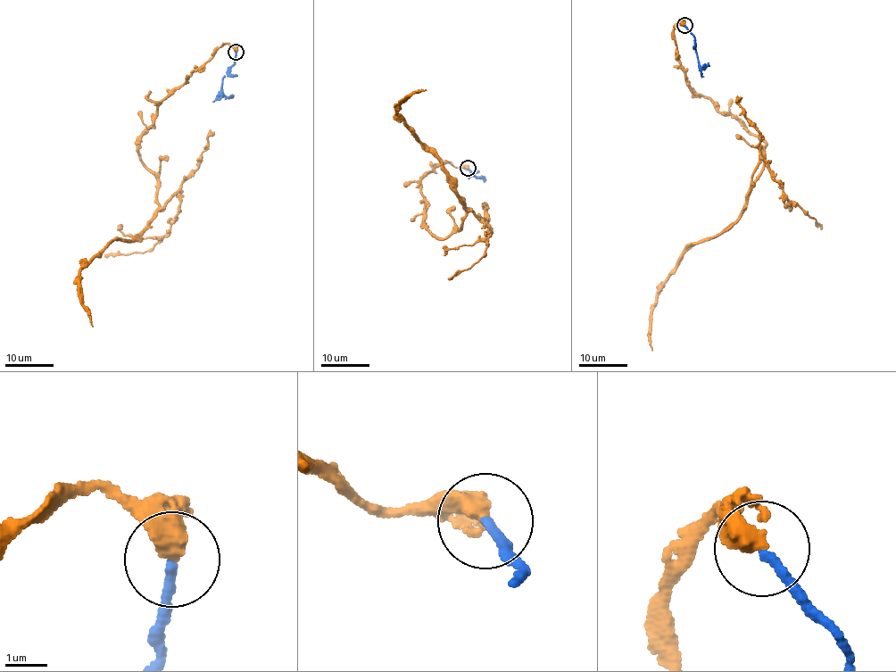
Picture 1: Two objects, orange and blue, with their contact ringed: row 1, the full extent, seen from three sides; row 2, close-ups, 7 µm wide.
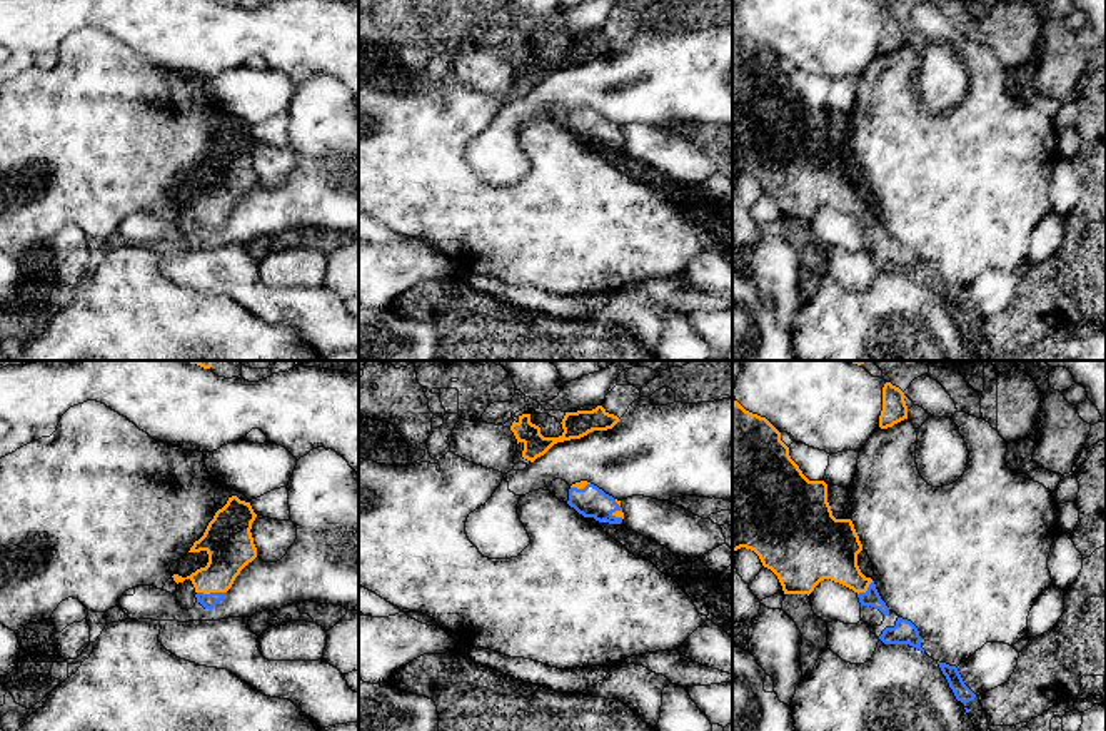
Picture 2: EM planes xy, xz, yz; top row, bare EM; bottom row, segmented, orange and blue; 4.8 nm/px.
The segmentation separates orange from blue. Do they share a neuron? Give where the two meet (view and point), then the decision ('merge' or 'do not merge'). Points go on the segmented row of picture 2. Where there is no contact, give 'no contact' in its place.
xy (211, 591) | merge

